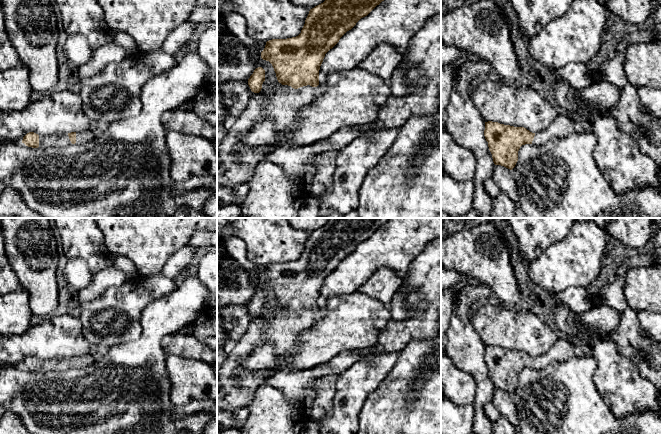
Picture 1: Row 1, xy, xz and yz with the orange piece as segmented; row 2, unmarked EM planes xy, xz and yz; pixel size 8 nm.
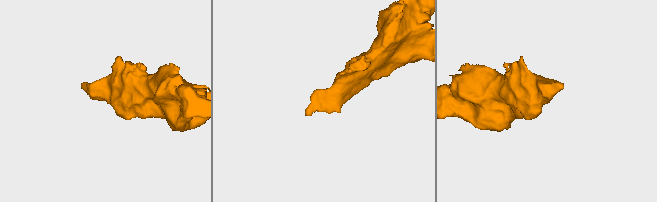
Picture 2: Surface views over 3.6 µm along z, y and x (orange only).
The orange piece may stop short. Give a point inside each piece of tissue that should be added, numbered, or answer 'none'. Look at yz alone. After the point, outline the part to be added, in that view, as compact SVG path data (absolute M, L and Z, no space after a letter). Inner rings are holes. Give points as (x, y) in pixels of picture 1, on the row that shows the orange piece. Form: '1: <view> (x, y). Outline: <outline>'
1: yz (563, 126). Outline: M559 114L546 129L535 133L532 145L542 146L552 139L568 137L582 128L570 117Z

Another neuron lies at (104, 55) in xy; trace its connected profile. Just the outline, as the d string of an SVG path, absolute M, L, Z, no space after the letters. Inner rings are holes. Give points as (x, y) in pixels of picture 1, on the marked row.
M114 42L94 50L91 59L78 67L78 77L85 79L100 73L106 65L112 62L121 62L128 56L127 52Z

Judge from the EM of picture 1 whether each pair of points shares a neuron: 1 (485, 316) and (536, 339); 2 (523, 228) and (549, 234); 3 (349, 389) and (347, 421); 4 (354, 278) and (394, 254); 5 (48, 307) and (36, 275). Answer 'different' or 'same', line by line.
1: same
2: same
3: same
4: same
5: same

